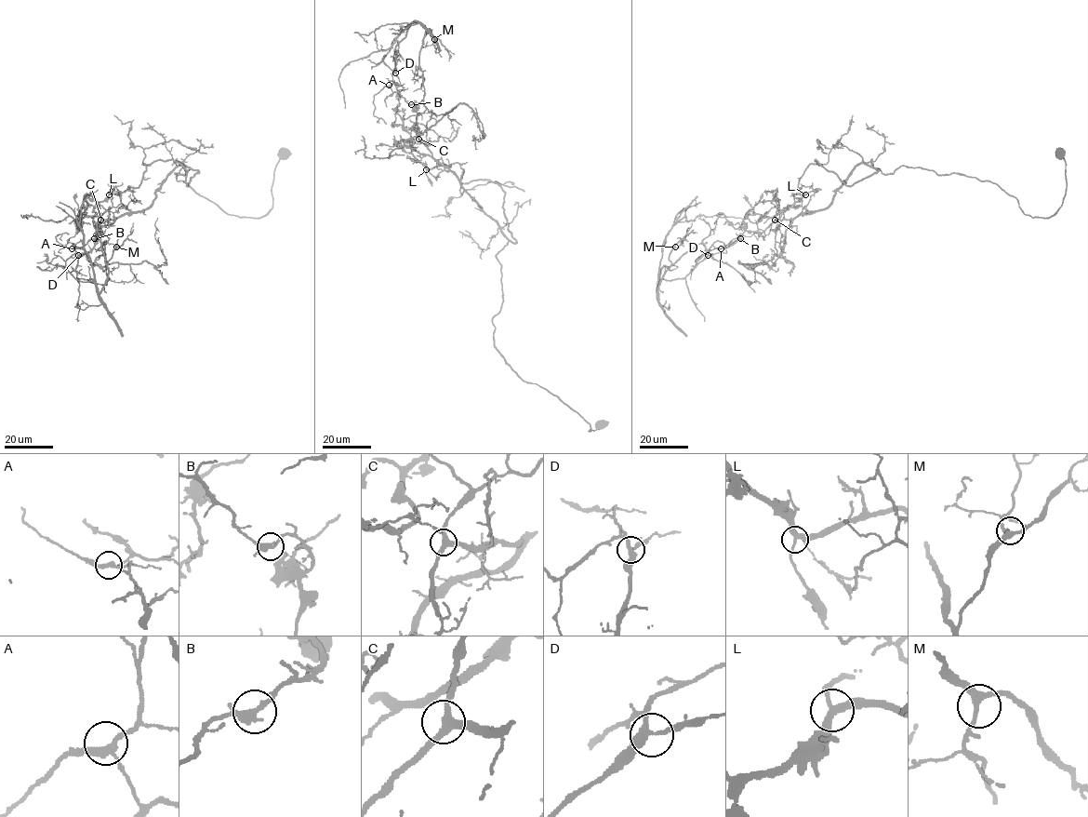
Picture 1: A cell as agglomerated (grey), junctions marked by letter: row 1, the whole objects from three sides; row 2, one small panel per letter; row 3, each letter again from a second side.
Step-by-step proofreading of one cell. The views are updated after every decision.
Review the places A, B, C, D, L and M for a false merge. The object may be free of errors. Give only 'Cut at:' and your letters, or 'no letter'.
Cut at: B

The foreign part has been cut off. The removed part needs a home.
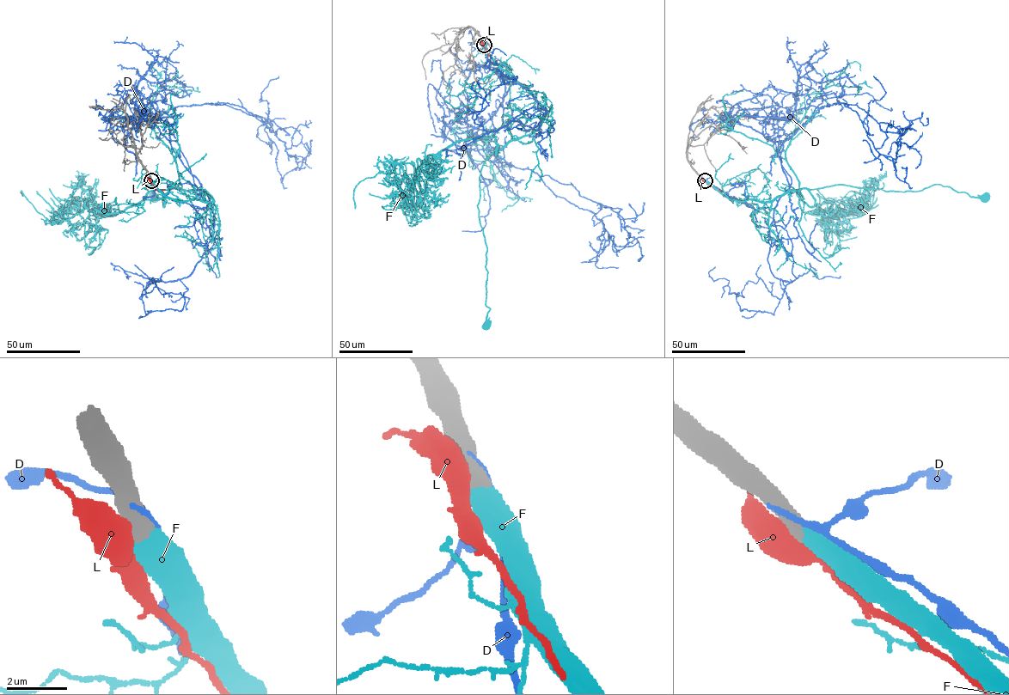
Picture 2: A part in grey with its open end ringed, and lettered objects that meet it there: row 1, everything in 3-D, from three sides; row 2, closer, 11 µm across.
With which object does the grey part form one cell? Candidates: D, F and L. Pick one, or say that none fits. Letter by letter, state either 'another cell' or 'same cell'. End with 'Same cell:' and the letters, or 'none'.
D: another cell
F: same cell
L: another cell
Same cell: F

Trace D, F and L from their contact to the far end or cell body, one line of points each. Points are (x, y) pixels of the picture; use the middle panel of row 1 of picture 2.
D: (484, 43), (544, 114), (533, 130), (503, 123), (486, 149), (590, 210), (614, 252), (633, 237), (644, 255)
F: (484, 45), (545, 111), (538, 127), (493, 151), (480, 171), (486, 326)
L: (483, 44), (489, 56), (497, 61)

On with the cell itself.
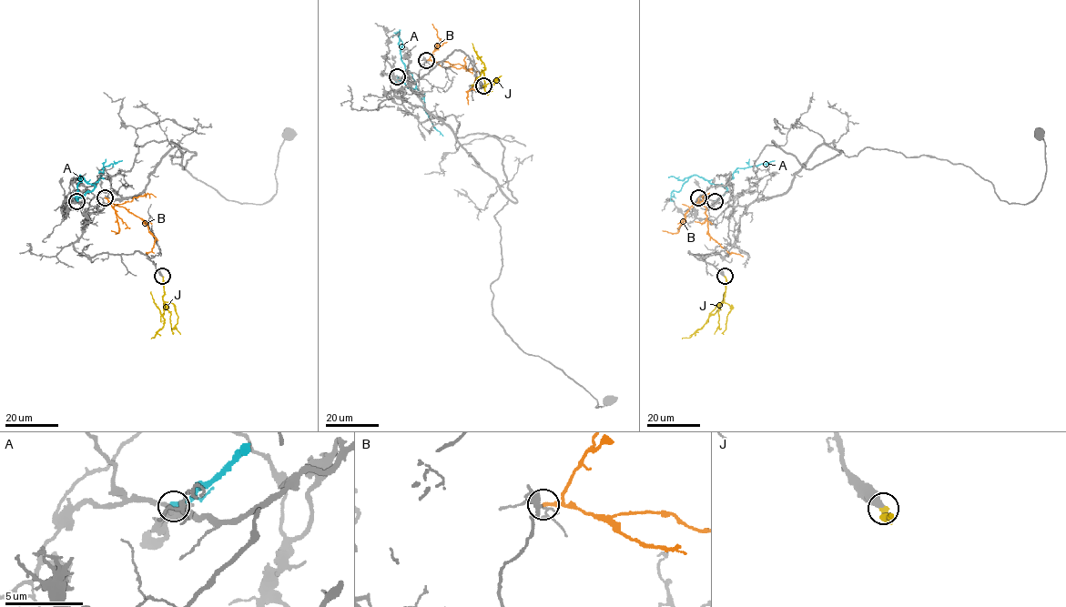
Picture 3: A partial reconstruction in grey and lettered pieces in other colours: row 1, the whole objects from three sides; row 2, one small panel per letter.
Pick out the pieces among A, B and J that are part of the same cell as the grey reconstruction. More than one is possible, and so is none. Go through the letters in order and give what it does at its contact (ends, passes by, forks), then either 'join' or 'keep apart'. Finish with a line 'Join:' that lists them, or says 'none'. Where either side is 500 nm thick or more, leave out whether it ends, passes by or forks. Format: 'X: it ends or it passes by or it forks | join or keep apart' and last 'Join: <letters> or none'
A: it ends | keep apart
B: it ends | keep apart
J: it ends | join
Join: J

